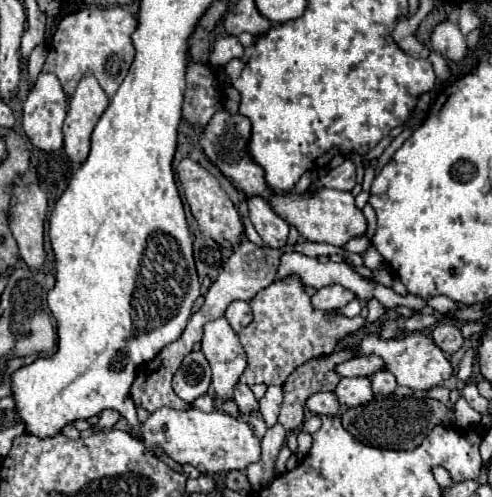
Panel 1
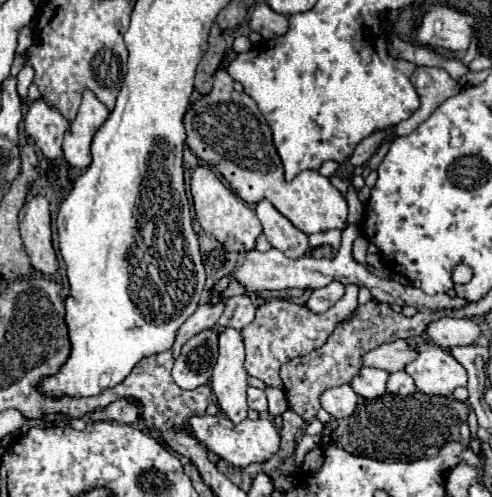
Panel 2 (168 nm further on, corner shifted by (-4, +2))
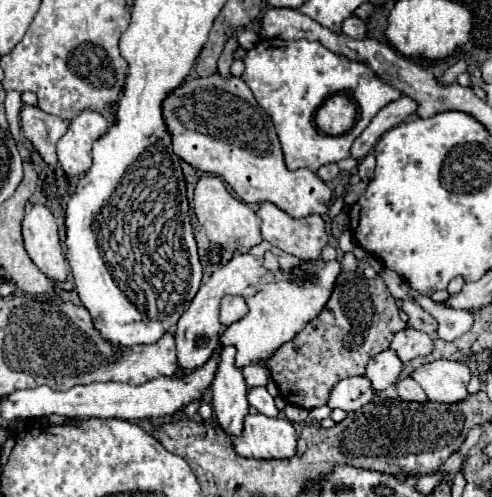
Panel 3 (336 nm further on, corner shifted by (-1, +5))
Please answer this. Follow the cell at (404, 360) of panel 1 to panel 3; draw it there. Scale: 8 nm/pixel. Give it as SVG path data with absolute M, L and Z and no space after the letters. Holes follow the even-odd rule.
M433 360L417 368L411 378L423 388L429 400L455 404L467 398L467 382L471 370L465 362Z

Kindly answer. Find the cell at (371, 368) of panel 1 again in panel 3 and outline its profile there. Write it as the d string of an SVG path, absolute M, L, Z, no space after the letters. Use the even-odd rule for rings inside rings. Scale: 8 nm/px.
M409 326L395 334L389 348L393 348L403 362L409 362L417 356L427 356L433 348L433 338L427 336L425 332L419 332Z

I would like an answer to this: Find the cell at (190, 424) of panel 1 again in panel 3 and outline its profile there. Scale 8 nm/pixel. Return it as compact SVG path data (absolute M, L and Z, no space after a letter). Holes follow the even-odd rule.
M263 414L245 416L245 426L241 436L229 436L233 450L243 458L291 458L297 450L297 430L285 418L269 418Z

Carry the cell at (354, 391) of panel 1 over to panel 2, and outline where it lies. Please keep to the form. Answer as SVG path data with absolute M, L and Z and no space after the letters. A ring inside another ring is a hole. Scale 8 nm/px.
M362 367L360 375L356 375L356 379L352 379L352 389L364 397L364 399L374 399L386 393L386 381L388 381L390 373L384 369L374 369L374 367Z

